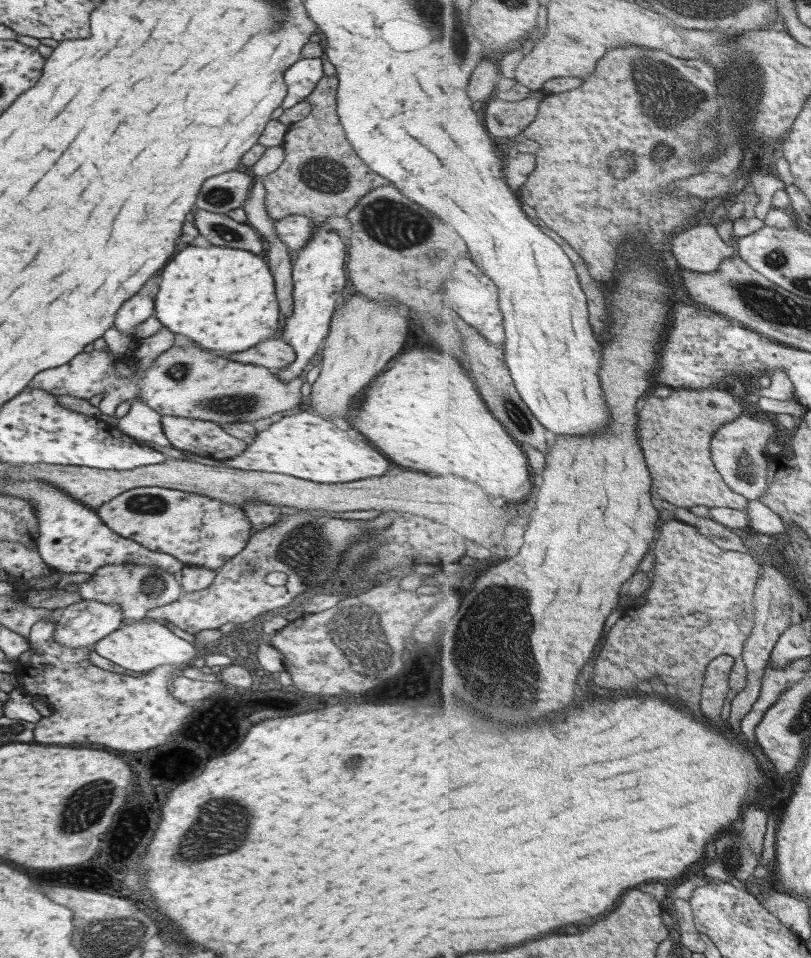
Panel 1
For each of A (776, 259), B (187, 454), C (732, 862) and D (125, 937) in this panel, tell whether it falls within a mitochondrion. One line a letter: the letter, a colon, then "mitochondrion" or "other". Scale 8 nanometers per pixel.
A: mitochondrion
B: other
C: mitochondrion
D: mitochondrion

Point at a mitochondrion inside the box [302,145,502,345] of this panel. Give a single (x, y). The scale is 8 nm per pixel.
(383, 219)

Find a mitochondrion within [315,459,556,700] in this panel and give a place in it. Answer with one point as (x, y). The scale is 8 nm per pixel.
(360, 641)

